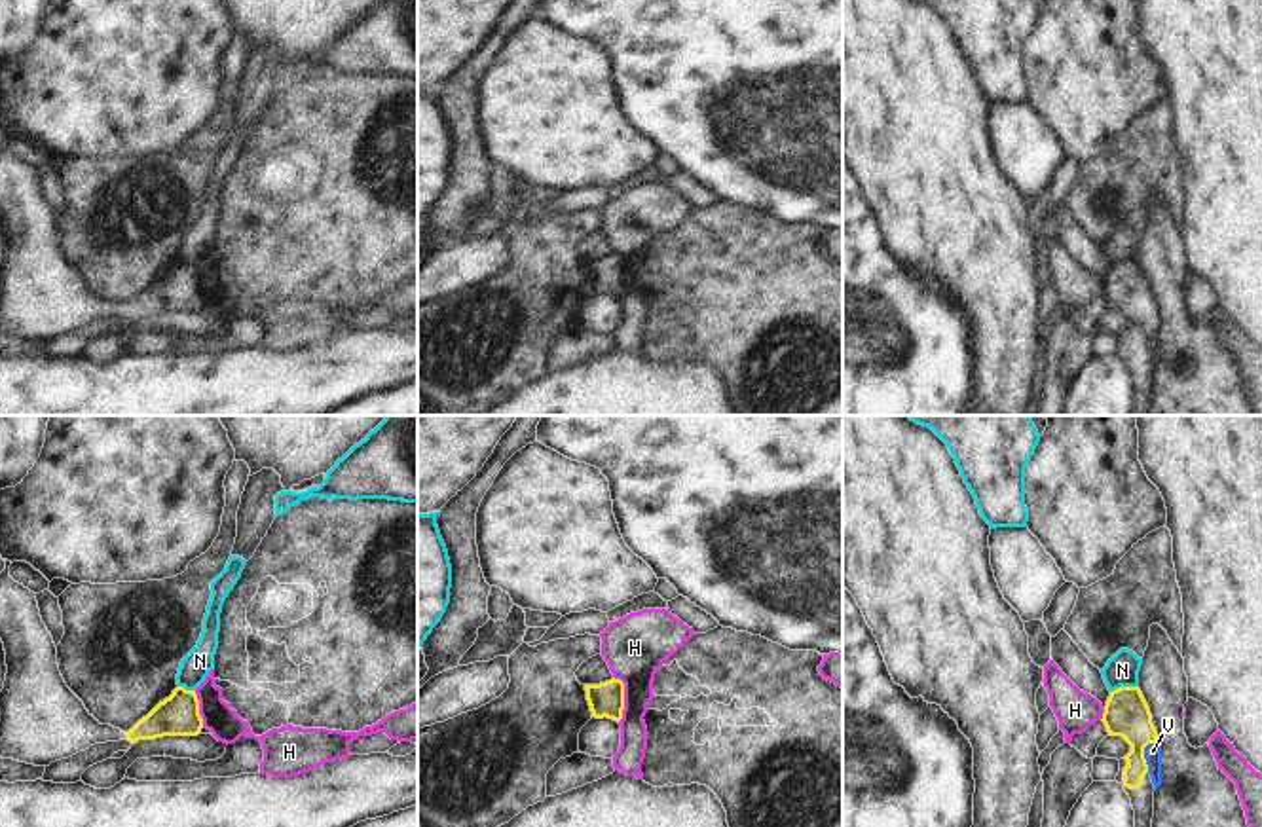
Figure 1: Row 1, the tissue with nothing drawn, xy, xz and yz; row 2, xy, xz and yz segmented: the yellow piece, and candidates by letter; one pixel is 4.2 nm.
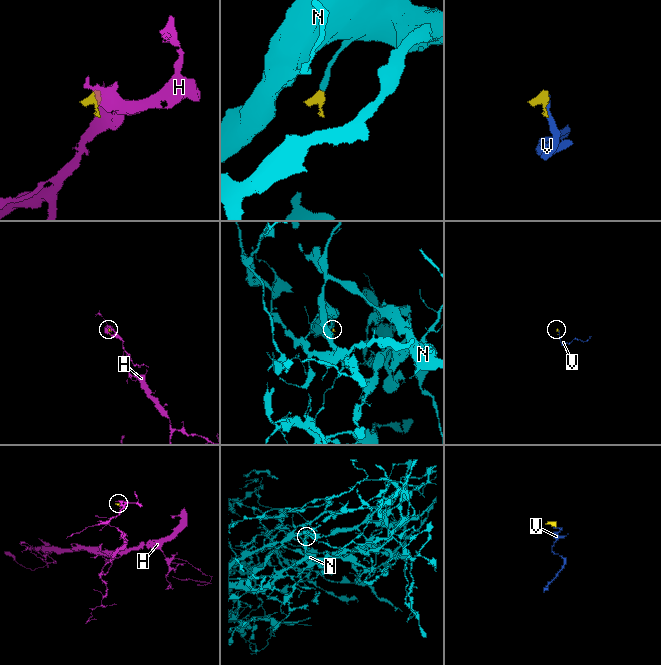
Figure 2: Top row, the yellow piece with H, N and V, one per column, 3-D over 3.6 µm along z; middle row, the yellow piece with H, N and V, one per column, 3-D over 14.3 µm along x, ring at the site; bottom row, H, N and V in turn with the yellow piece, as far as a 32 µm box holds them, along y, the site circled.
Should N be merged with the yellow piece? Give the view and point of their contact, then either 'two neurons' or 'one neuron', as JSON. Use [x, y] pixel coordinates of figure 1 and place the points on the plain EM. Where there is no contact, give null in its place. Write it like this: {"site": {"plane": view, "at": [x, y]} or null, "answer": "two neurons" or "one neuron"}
{"site": {"plane": "yz", "at": [1122, 262]}, "answer": "two neurons"}

